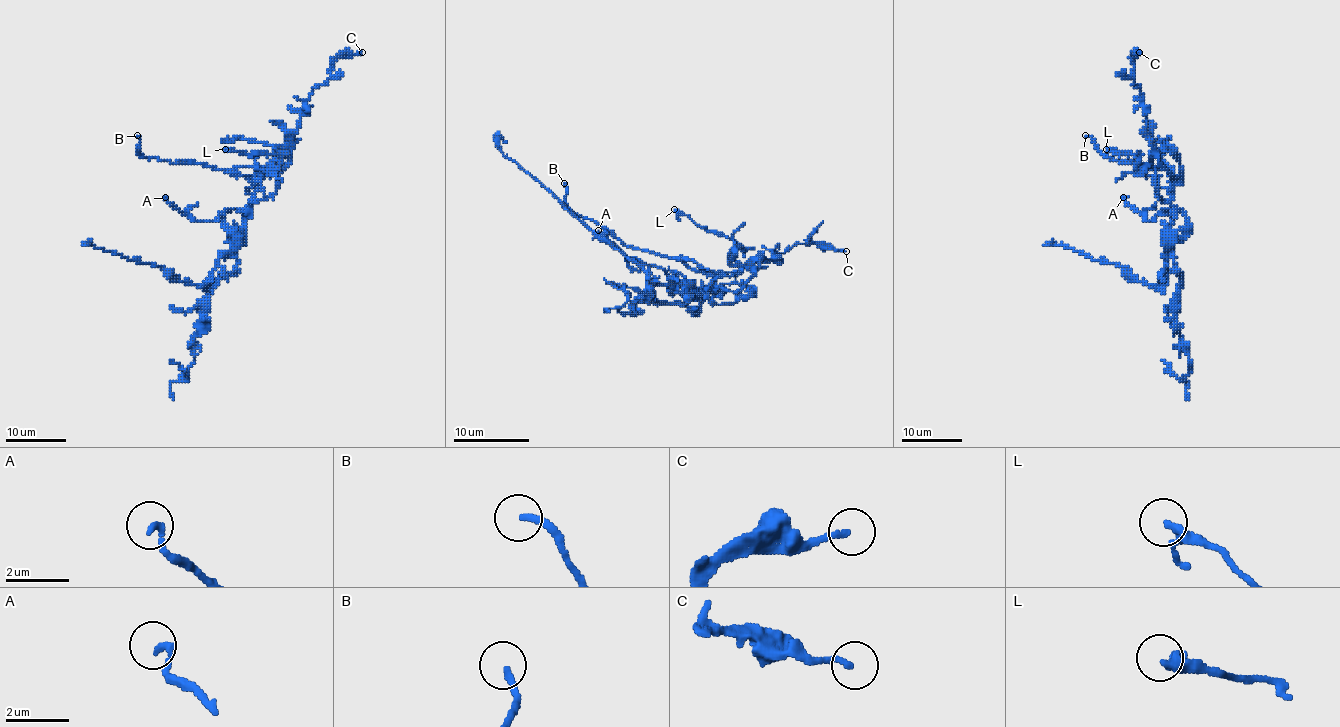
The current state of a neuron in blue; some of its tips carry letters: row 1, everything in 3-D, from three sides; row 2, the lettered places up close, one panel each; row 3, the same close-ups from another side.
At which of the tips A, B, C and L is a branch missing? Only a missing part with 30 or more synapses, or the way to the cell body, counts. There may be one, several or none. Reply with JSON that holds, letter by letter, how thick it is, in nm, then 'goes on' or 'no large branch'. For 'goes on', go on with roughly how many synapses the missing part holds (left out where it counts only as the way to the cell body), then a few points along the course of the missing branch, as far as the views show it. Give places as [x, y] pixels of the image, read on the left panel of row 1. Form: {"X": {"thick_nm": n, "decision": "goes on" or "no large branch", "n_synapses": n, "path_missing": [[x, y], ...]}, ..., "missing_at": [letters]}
{"A": {"thick_nm": 200, "decision": "no large branch"}, "B": {"thick_nm": 200, "decision": "goes on", "path_missing": [[137, 135], [145, 146], [139, 158], [121, 164], [133, 193], [133, 211], [156, 228], [181, 269], [175, 272]]}, "C": {"thick_nm": 180, "decision": "no large branch"}, "L": {"thick_nm": 220, "decision": "no large branch"}, "missing_at": ["B"]}

